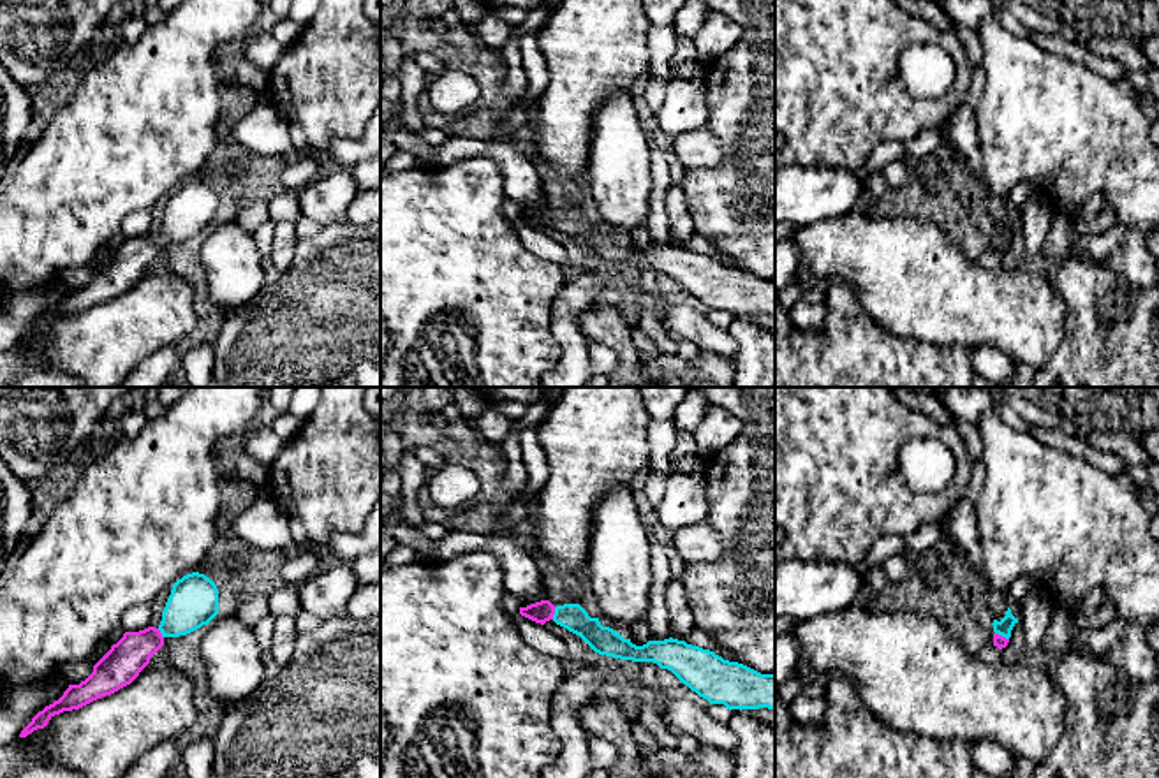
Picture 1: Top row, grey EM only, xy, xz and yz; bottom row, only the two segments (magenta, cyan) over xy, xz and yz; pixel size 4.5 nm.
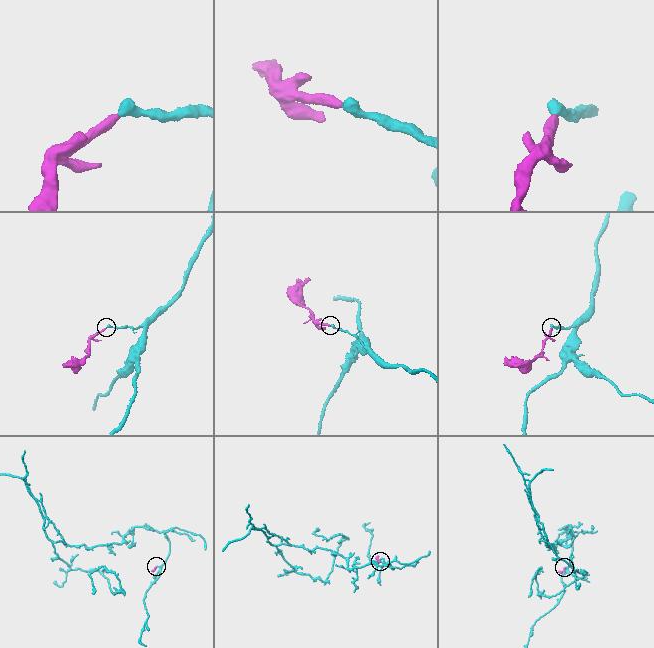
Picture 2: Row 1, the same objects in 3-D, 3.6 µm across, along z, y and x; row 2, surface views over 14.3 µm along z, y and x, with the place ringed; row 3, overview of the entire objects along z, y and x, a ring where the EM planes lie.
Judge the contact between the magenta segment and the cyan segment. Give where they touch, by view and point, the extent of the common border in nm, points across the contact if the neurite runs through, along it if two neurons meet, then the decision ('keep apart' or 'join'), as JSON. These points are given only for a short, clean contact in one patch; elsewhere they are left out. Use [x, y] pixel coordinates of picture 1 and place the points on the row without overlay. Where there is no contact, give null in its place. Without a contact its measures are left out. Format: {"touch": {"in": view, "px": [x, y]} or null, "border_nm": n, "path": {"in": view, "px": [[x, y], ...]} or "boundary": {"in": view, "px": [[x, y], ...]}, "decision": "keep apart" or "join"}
{"touch": {"in": "xz", "px": [553, 219]}, "border_nm": 60, "path": {"in": "xz", "px": [[543, 217], [553, 219], [573, 222]]}, "decision": "join"}

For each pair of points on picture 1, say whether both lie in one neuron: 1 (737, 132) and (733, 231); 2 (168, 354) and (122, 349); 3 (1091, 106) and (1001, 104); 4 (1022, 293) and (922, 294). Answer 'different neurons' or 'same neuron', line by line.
1: same neuron
2: different neurons
3: same neuron
4: same neuron

